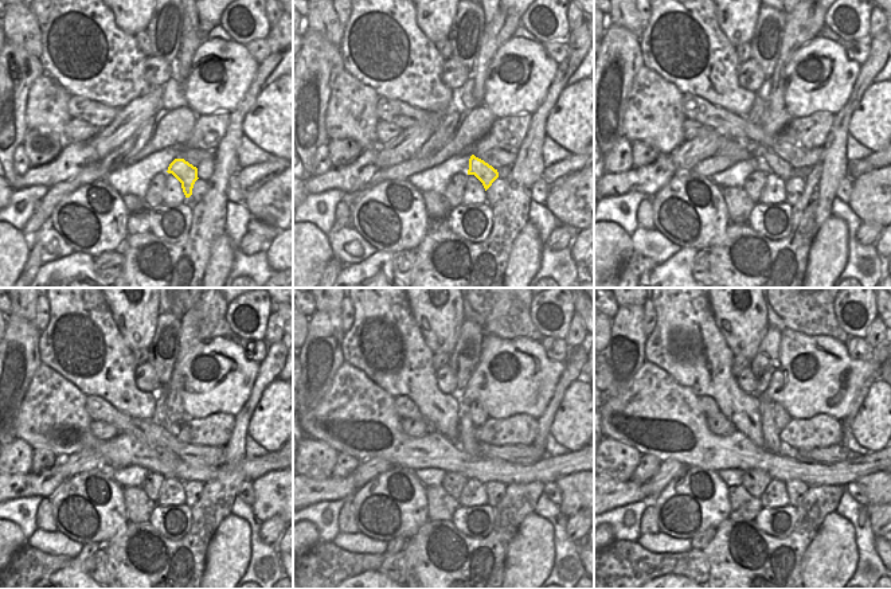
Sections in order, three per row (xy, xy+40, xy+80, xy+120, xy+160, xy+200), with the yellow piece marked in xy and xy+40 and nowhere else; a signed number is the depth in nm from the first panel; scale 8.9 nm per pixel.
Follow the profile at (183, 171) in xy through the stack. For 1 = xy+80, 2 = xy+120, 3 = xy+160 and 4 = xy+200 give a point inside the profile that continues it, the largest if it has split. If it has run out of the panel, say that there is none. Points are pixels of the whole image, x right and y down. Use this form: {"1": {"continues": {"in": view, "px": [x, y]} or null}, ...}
{"1": {"continues": {"in": "xy+80", "px": [781, 168]}}, "2": {"continues": {"in": "xy+120", "px": [164, 455]}}, "3": {"continues": {"in": "xy+160", "px": [468, 441]}}, "4": {"continues": {"in": "xy+200", "px": [772, 443]}}}

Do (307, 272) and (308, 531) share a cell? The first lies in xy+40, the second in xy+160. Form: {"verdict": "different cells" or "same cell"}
{"verdict": "same cell"}

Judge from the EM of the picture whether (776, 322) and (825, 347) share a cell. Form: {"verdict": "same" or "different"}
{"verdict": "different"}

